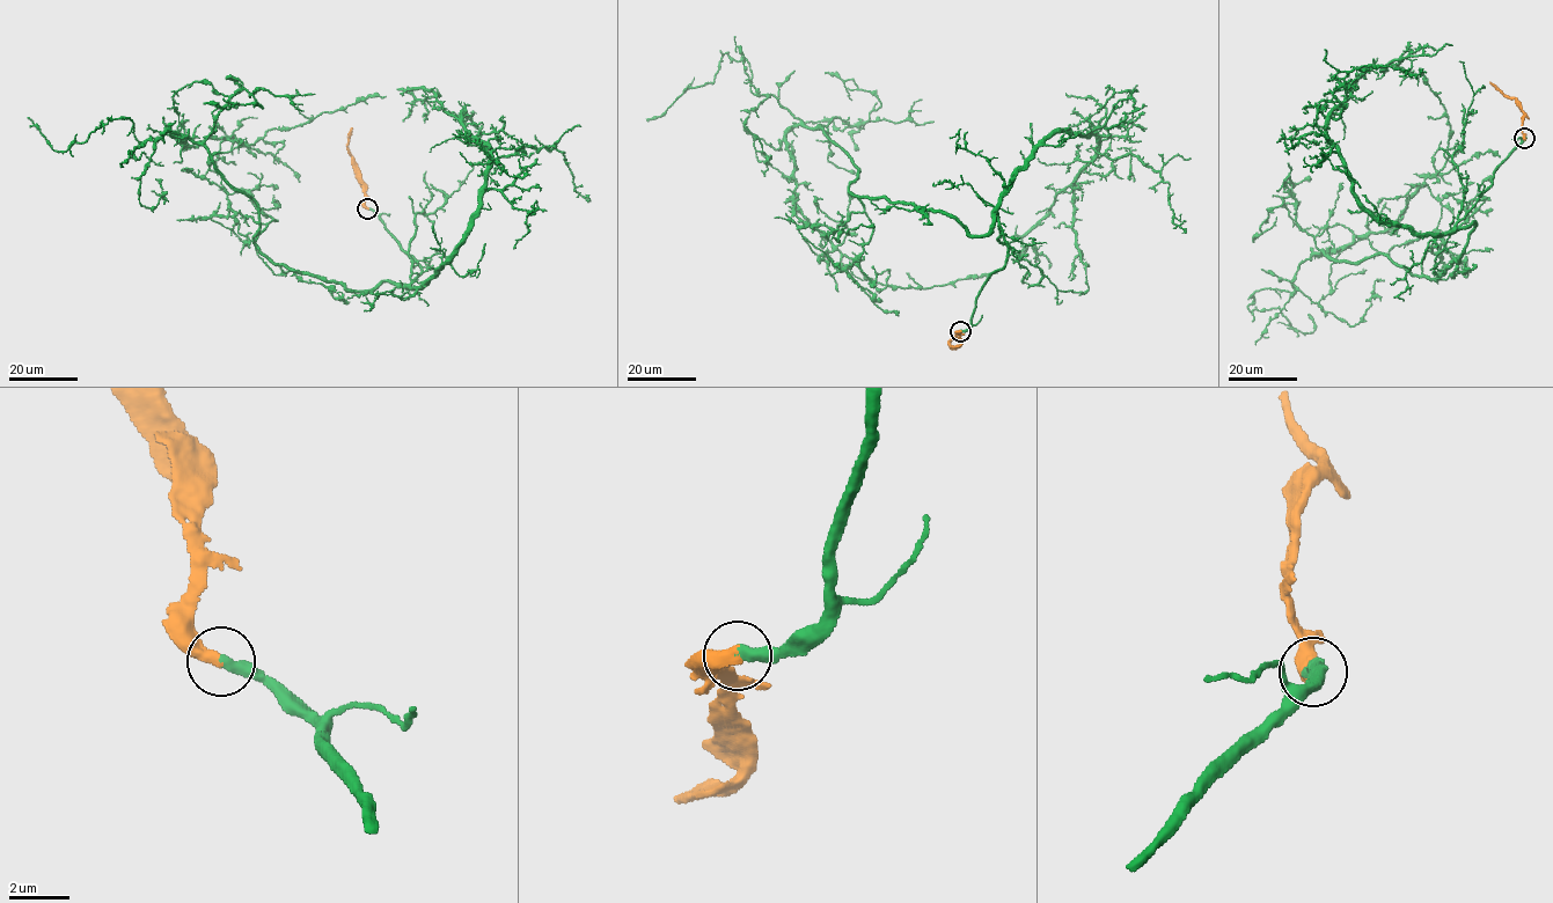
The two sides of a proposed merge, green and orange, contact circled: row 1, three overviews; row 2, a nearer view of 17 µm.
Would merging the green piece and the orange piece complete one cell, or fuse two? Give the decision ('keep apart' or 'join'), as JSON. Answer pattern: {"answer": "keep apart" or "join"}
{"answer": "join"}

